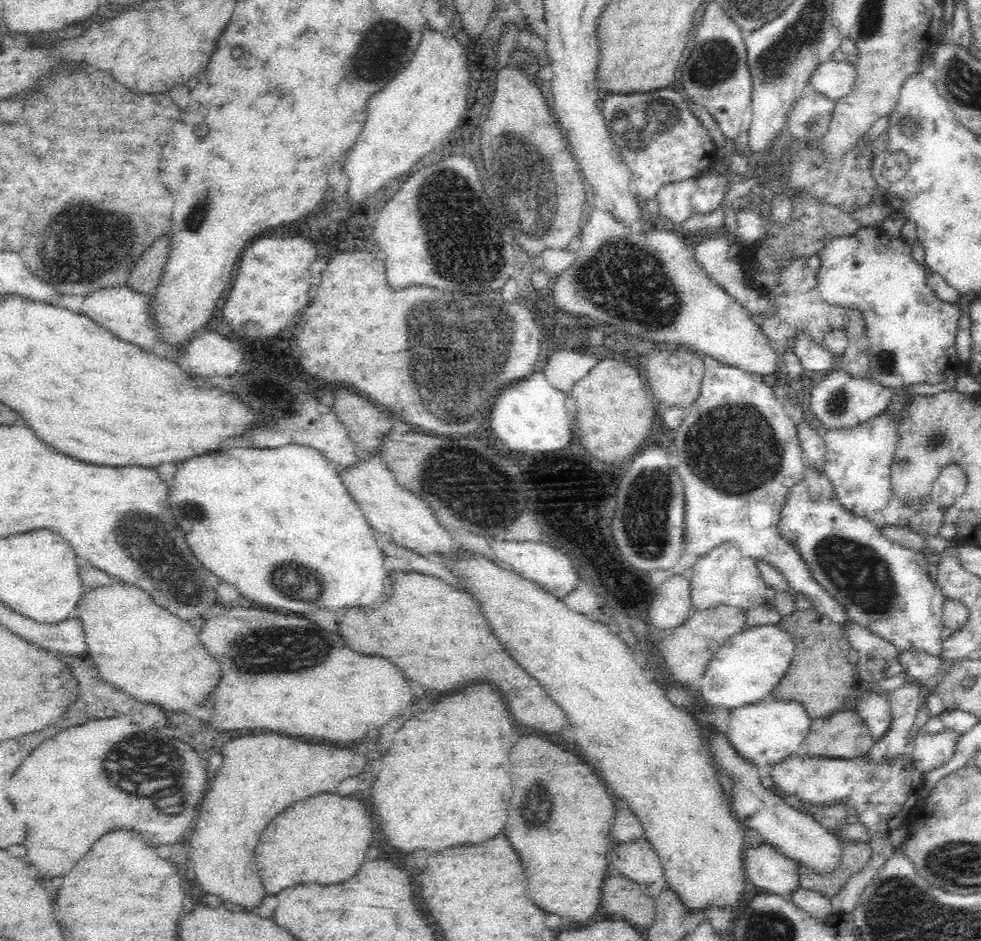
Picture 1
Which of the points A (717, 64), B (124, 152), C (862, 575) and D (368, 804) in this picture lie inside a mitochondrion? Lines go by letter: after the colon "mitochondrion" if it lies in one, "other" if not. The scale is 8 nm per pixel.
A: mitochondrion
B: other
C: mitochondrion
D: other

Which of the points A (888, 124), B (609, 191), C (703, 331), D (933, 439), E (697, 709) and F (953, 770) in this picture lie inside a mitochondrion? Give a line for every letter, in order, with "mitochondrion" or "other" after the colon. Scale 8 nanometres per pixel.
A: other
B: other
C: other
D: mitochondrion
E: other
F: other

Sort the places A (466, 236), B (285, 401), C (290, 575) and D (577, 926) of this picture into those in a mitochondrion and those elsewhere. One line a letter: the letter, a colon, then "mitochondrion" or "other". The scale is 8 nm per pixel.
A: mitochondrion
B: mitochondrion
C: mitochondrion
D: other

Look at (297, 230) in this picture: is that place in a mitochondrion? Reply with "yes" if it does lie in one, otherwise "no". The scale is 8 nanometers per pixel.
no

